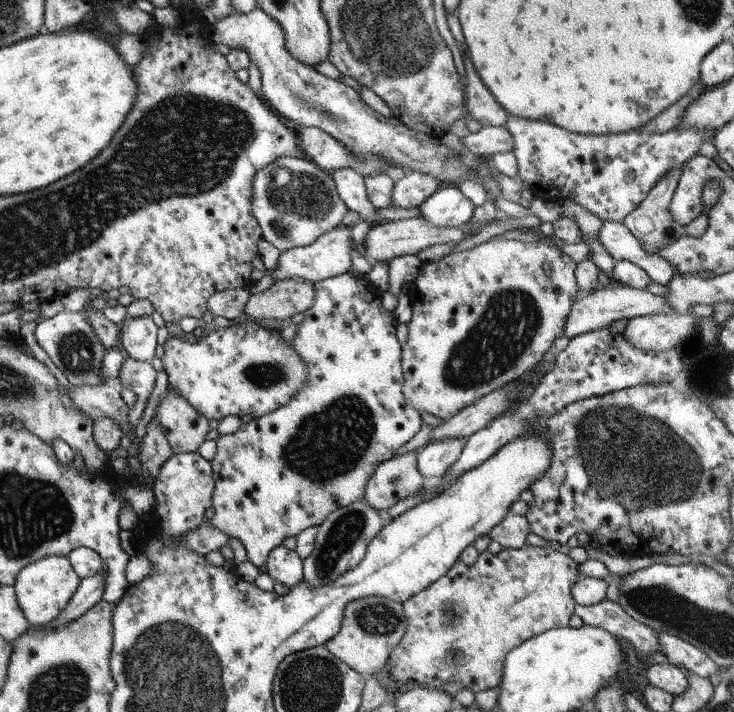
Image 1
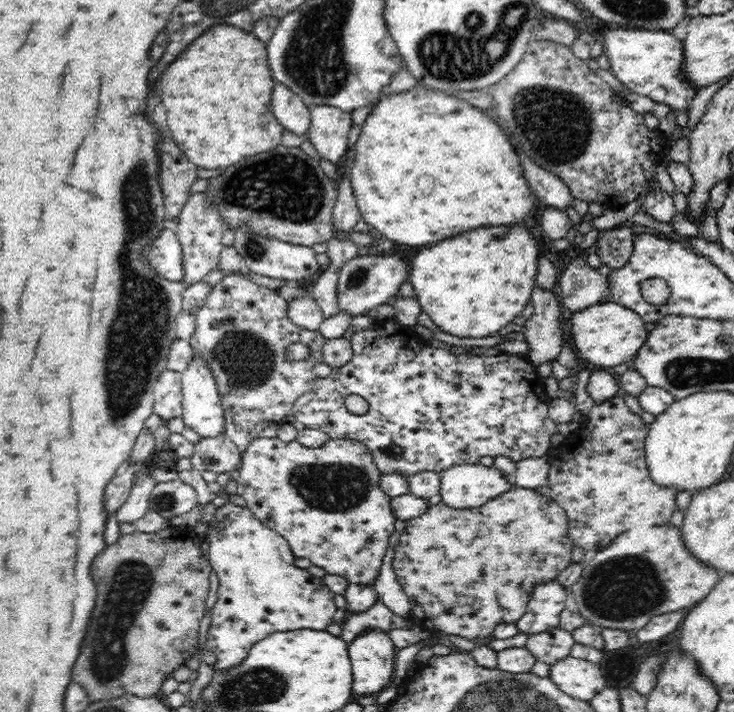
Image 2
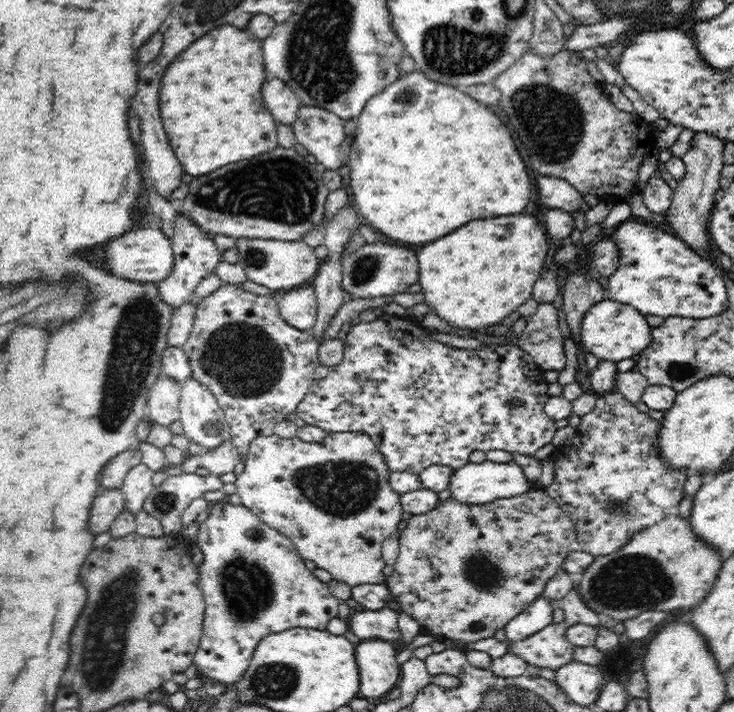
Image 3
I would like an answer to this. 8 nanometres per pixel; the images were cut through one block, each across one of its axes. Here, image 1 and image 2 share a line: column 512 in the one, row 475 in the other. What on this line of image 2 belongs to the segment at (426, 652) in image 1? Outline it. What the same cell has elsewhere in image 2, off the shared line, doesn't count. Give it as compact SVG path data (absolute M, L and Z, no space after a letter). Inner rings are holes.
M620 394L596 404L579 430L574 454L550 458L547 484L551 490L549 498L566 511L568 537L574 545L585 552L600 551L628 530L669 526L678 492L650 479L644 456L649 424L630 411L625 396Z

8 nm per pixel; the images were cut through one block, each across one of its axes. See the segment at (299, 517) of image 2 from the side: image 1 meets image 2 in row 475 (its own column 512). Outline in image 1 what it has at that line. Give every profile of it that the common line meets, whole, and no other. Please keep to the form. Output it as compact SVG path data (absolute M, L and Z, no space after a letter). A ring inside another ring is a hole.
M495 237L477 244L473 248L465 248L459 252L453 251L439 257L439 260L422 263L415 280L412 280L413 284L411 284L409 292L407 292L411 317L406 323L407 340L400 345L400 367L404 380L401 394L403 394L405 402L411 408L415 408L419 414L425 412L435 418L447 420L482 396L515 381L523 372L537 365L542 360L543 354L547 350L553 349L553 341L563 334L565 320L567 320L567 315L571 305L575 302L578 291L575 284L575 266L576 263L569 256L565 256L555 246L549 246L544 241L521 242L521 240Z

